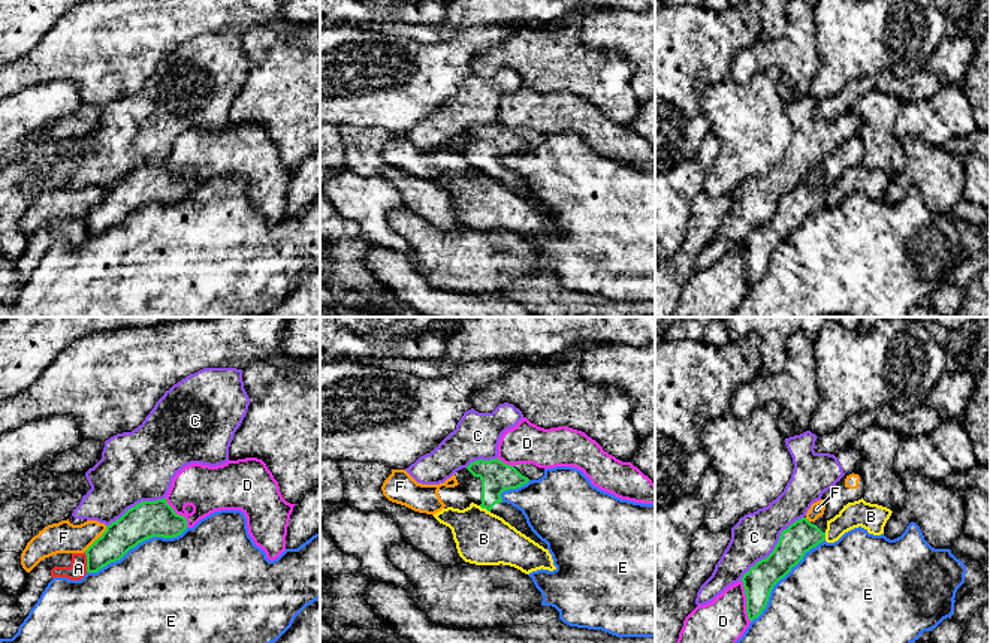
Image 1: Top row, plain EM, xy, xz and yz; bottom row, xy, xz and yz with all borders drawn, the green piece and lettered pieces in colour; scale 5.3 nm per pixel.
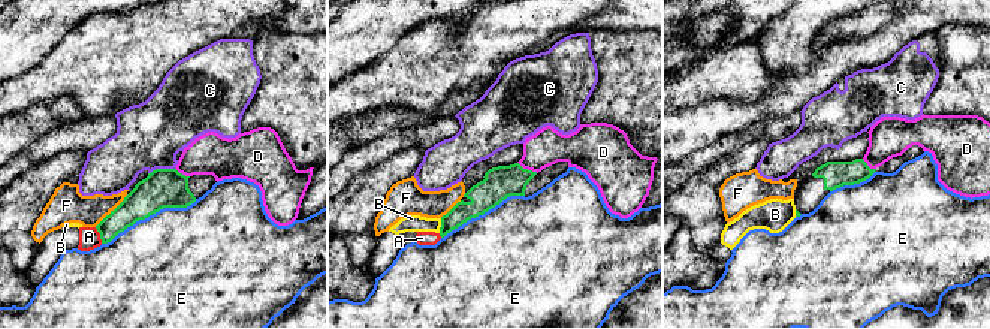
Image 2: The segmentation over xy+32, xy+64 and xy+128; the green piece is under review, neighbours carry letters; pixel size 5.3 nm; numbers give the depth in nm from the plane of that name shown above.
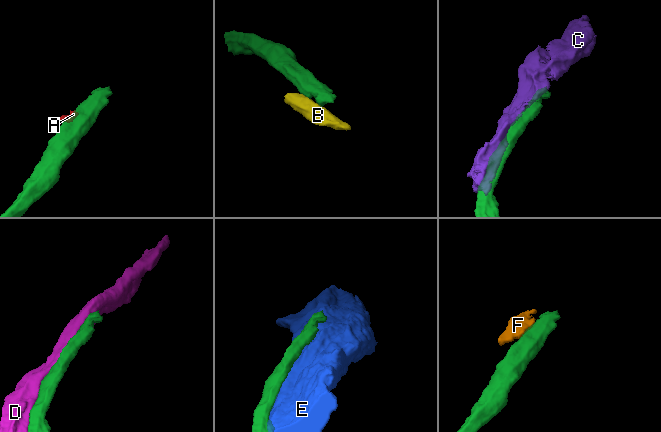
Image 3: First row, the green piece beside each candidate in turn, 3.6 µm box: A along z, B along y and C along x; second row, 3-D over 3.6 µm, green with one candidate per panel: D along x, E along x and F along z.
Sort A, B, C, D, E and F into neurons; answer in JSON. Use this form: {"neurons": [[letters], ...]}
{"neurons": [["A", "B"], ["C"], ["D"], ["E"], ["F"]]}

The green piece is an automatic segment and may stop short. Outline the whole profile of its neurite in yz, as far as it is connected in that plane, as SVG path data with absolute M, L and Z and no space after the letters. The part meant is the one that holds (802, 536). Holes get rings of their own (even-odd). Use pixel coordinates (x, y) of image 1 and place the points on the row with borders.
M820 516L815 522L802 517L784 529L773 552L758 561L740 579L746 595L746 613L752 622L769 603L773 586L796 567L806 552L825 540L827 519Z

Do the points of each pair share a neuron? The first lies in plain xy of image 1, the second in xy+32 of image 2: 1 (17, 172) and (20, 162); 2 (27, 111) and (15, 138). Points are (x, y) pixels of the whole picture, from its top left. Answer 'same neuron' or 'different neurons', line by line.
1: different neurons
2: same neuron

